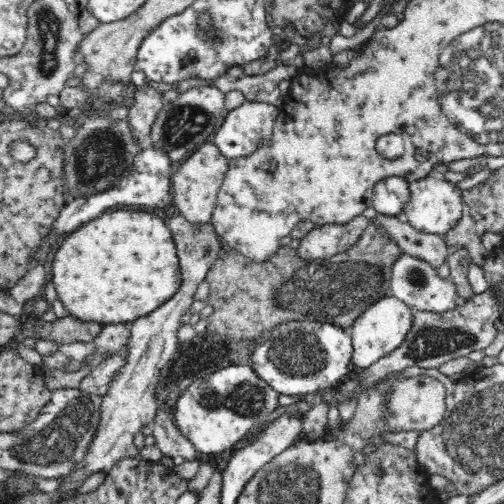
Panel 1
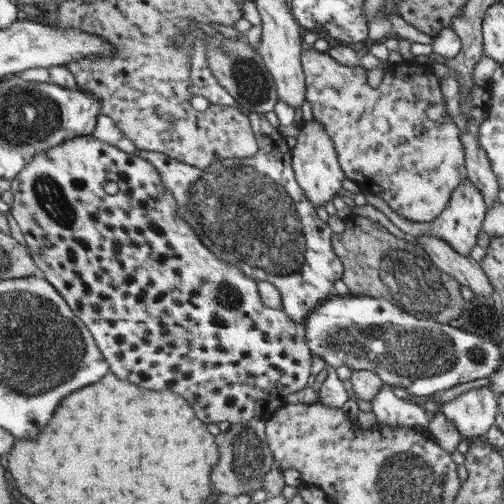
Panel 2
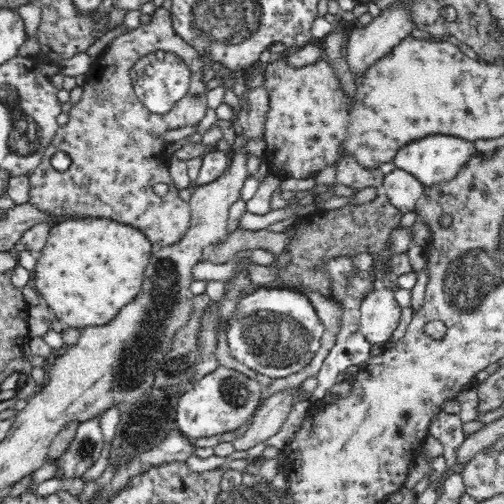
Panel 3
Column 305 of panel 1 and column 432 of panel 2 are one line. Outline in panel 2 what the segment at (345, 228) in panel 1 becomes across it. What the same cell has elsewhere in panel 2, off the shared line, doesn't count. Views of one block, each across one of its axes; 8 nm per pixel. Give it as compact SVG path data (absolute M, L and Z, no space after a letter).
M425 232L419 238L419 244L423 246L425 252L431 254L433 262L451 278L461 282L465 288L469 288L475 296L479 298L495 298L495 290L491 280L487 278L485 270L477 260L471 256L459 256L453 252L443 240L439 238L429 238Z

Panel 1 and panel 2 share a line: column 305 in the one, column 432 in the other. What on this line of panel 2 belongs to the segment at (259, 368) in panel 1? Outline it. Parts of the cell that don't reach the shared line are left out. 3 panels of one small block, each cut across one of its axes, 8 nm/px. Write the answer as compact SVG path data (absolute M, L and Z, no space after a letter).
M351 292L347 296L333 296L319 304L305 322L301 322L301 332L309 342L309 348L317 352L319 358L323 358L329 366L341 368L347 366L353 372L361 370L373 370L381 376L385 386L403 388L409 396L431 396L437 398L441 392L473 382L477 378L489 378L495 368L501 362L501 352L493 344L491 338L479 338L475 334L467 334L459 328L453 328L449 324L439 324L435 320L419 318L415 314L409 314L401 310L397 304L385 300L385 298L371 298L371 296L353 296Z

